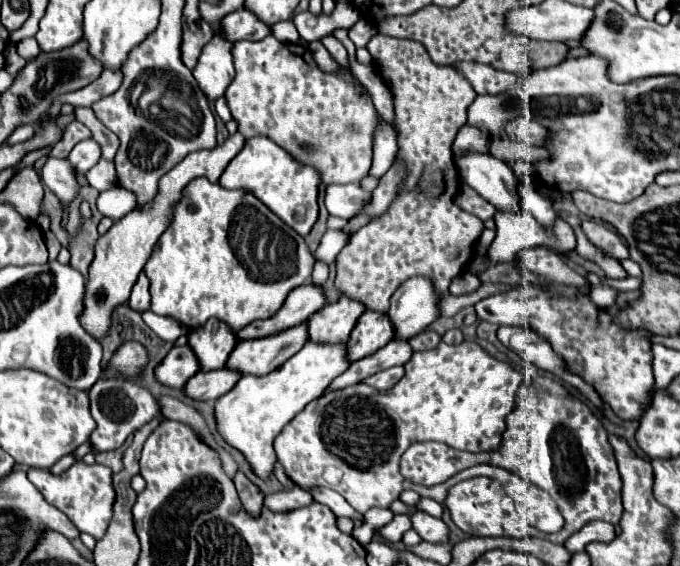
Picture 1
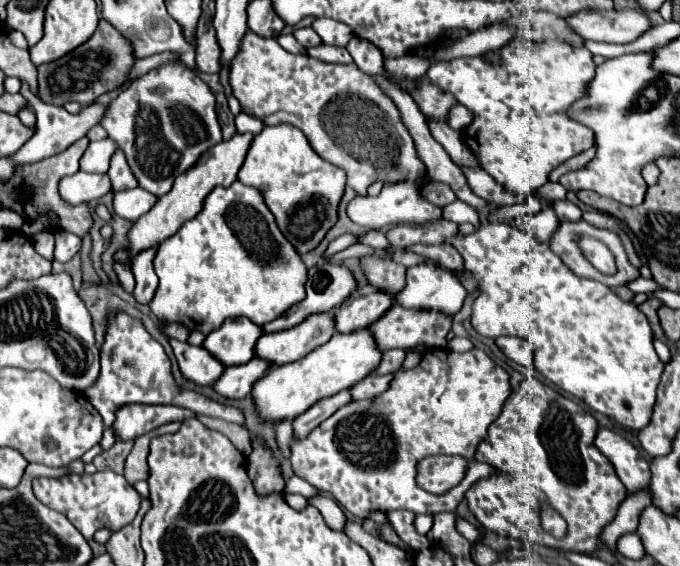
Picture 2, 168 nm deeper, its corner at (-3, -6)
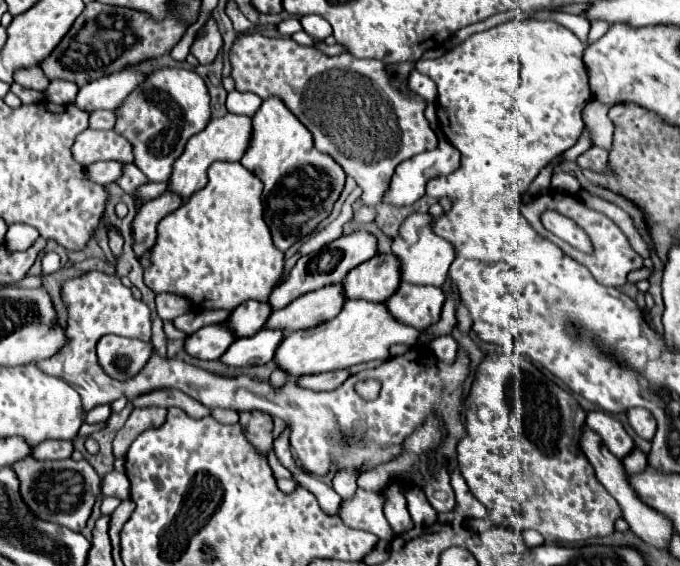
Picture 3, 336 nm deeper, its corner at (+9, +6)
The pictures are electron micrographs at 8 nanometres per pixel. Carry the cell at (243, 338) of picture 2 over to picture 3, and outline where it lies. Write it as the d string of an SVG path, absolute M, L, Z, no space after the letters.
M248 300L230 312L224 326L228 326L236 338L254 336L264 326L270 312L270 304Z

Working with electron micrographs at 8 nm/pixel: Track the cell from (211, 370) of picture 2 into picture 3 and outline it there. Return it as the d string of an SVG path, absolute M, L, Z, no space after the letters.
M212 324L212 326L204 326L198 332L194 332L192 336L188 336L184 348L192 358L218 360L232 342L234 342L234 336L230 330L222 328L220 324Z

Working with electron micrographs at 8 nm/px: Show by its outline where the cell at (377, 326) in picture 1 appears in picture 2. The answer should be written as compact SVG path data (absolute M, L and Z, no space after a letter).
M394 304L376 324L370 326L378 346L382 350L390 348L414 348L416 344L424 344L428 348L446 348L446 334L450 332L452 316L438 310L412 310L400 304Z

